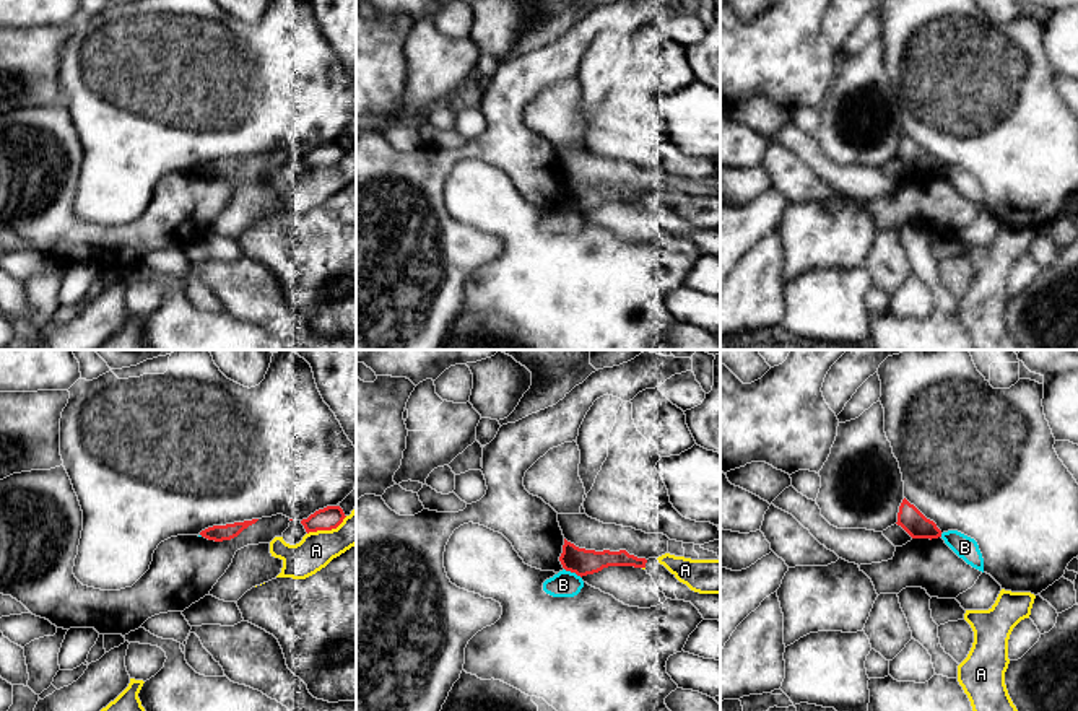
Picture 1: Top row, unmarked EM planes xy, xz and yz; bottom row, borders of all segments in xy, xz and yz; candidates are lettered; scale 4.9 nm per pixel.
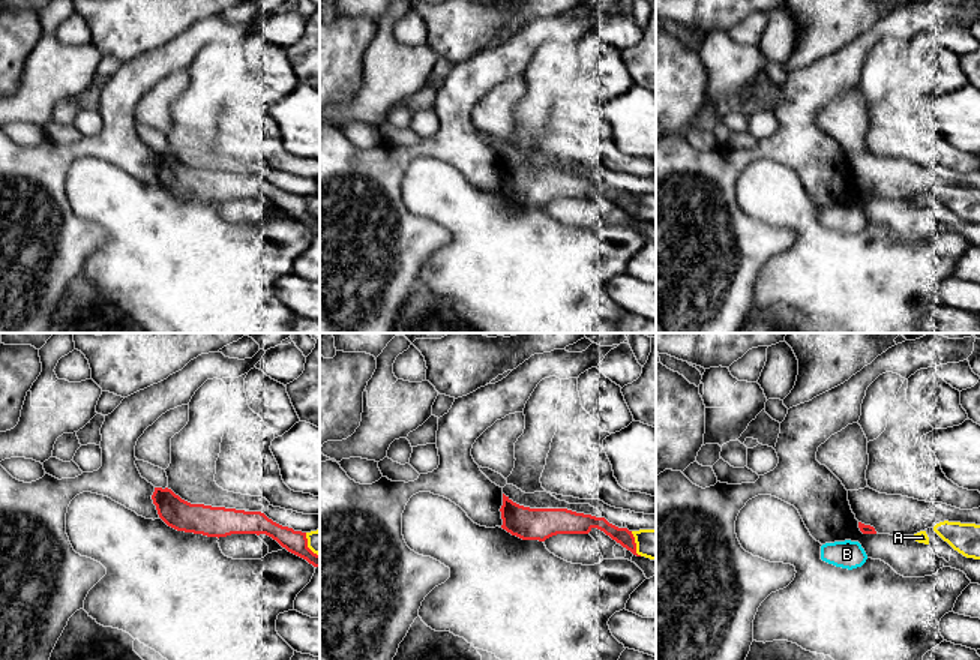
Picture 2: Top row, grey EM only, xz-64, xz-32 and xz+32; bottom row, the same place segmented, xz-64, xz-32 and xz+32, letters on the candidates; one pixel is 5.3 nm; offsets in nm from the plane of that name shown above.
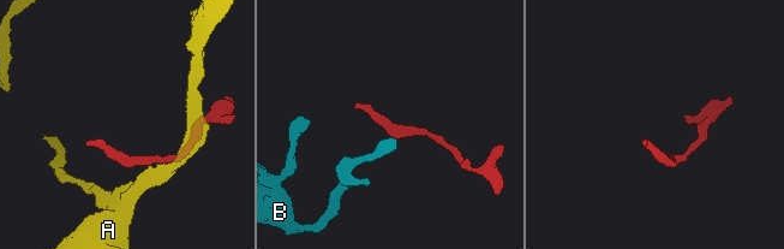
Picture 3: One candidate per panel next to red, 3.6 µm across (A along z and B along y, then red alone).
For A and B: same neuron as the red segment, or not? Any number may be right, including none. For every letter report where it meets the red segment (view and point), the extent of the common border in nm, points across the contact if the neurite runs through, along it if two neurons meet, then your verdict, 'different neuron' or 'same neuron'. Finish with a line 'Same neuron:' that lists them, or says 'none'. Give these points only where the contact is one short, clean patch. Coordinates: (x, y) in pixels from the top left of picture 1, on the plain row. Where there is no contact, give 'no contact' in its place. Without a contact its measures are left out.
A: xy (327, 165) | 220 nm | along xy (347, 152), (335, 163), (317, 165), (308, 170) | different neuron
B: xz (573, 207) | 100 nm | along xz (565, 204), (581, 213) | different neuron
Same neuron: none

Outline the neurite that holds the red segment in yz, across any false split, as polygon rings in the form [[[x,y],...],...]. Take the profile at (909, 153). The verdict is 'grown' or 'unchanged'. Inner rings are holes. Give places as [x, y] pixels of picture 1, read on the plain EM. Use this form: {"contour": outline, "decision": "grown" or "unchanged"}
{"contour": [[[906,133],[902,135],[898,148],[898,161],[901,161],[912,174],[938,174],[941,166],[937,159],[927,155],[914,140]]], "decision": "unchanged"}

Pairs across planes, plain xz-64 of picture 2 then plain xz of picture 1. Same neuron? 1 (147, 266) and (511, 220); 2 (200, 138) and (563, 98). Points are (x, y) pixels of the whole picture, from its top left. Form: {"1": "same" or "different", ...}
{"1": "same", "2": "different"}

